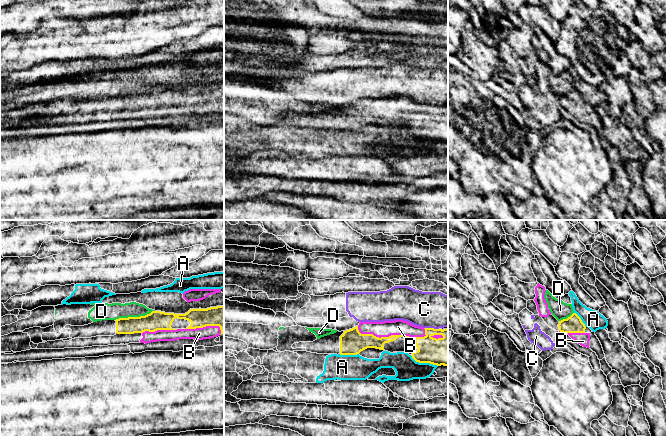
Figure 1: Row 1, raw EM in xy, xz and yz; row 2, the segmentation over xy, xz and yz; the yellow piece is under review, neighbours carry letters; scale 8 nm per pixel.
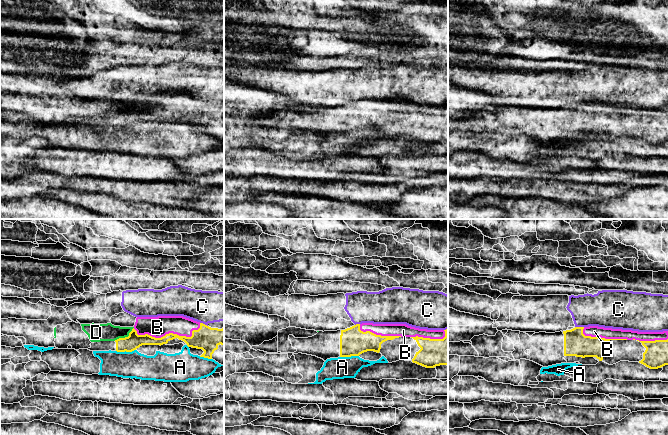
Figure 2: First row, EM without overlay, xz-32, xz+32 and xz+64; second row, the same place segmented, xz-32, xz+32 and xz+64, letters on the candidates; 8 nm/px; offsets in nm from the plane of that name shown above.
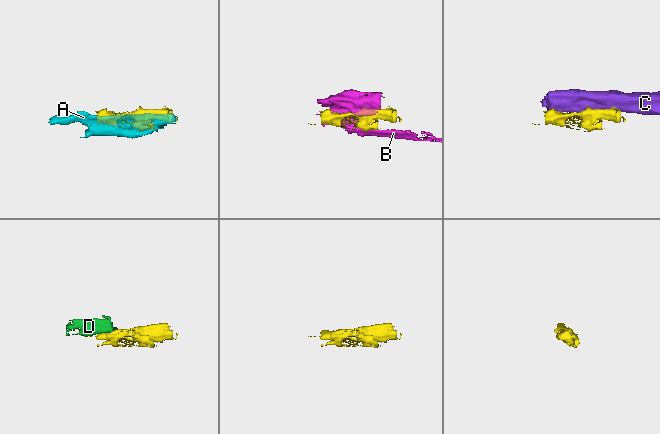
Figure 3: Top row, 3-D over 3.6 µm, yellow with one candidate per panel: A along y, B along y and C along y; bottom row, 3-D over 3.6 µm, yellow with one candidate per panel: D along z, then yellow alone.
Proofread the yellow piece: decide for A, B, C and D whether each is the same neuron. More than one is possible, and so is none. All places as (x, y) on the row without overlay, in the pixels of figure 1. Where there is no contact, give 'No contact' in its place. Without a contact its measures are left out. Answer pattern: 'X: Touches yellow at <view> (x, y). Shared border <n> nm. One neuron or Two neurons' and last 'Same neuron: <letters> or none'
A: Touches yellow at xz (424, 138). Shared border 240 nm. Two neurons
B: Touches yellow at xz (378, 113). Shared border 400 nm. Two neurons
C: Touches yellow at xz (431, 104). Shared border 120 nm. Two neurons
D: Touches yellow at xy (134, 93). Shared border 340 nm. Two neurons
Same neuron: none

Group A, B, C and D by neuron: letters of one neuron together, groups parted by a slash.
A / B D / C

